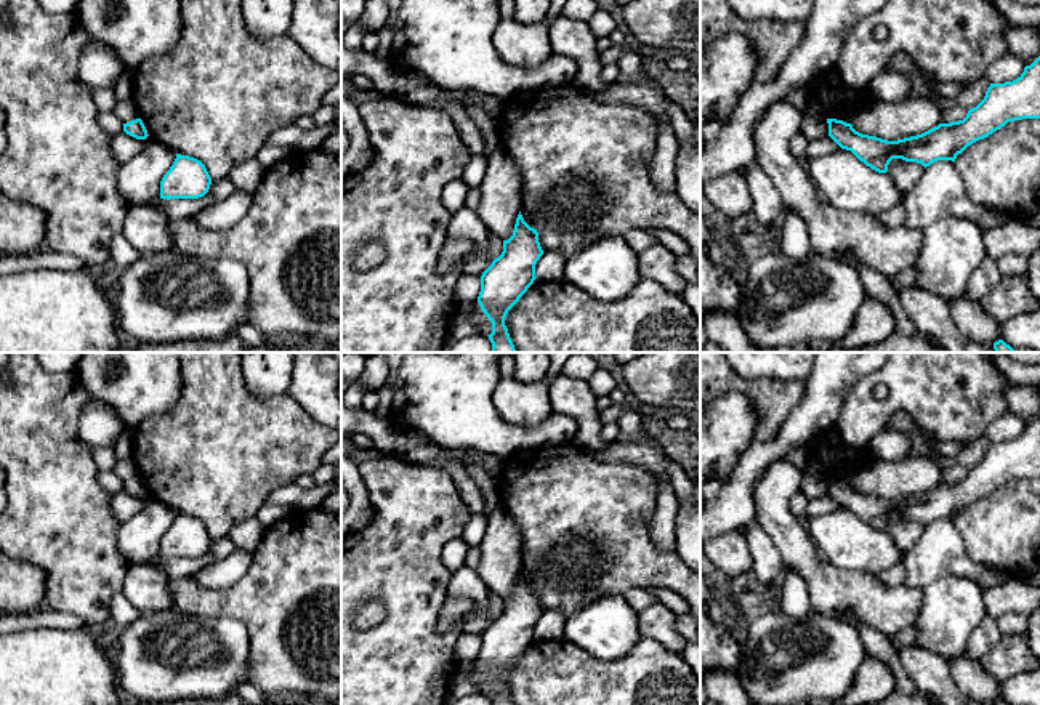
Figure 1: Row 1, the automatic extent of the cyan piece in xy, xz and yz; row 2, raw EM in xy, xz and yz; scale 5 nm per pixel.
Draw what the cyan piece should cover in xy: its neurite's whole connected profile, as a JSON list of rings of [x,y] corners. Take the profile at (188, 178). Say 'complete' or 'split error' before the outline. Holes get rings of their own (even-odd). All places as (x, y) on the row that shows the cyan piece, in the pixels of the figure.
complete | [[[176,154],[160,181],[160,199],[199,199],[208,192],[210,184],[212,178],[200,160]]]

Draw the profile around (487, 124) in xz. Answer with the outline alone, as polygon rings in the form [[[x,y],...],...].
[[[457,90],[457,93],[466,99],[463,107],[484,138],[486,155],[492,154],[500,146],[500,135],[498,120],[486,109],[486,95],[470,90]]]

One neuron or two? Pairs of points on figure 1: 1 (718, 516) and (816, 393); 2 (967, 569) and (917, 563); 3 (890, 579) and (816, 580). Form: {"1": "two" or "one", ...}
{"1": "one", "2": "one", "3": "two"}

